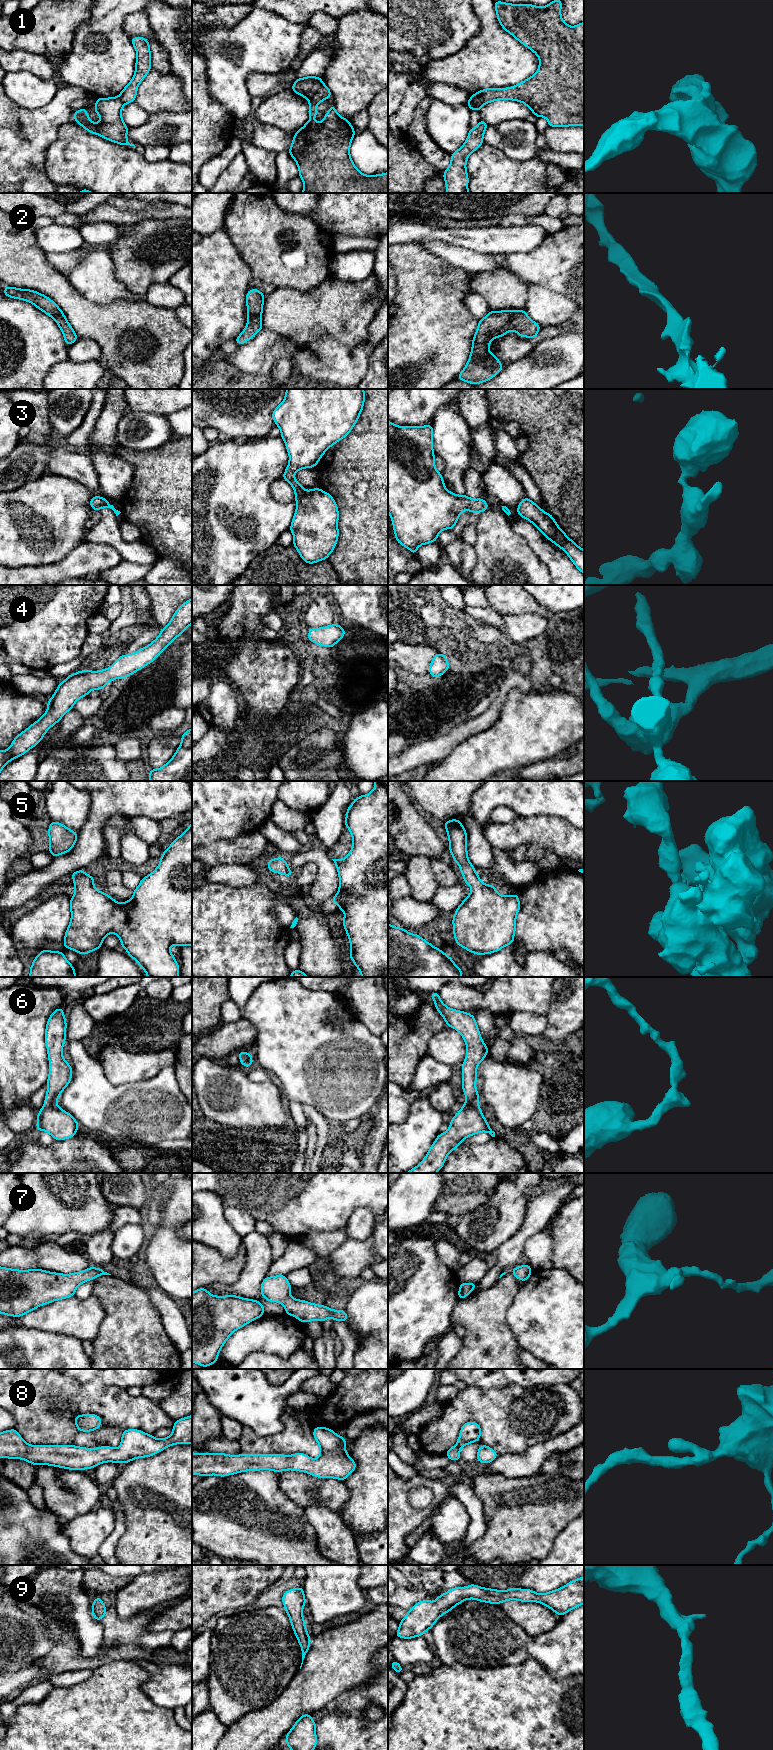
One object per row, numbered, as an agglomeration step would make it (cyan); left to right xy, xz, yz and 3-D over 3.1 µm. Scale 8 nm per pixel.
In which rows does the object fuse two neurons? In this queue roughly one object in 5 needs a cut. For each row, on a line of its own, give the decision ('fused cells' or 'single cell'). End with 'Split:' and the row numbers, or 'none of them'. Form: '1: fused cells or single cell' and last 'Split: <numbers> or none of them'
1: fused cells
2: single cell
3: single cell
4: single cell
5: single cell
6: single cell
7: single cell
8: single cell
9: single cell
Split: 1

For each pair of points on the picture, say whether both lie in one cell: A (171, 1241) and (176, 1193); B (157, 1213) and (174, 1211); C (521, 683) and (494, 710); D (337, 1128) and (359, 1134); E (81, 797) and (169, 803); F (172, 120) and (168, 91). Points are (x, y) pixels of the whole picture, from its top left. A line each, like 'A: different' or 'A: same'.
A: different
B: same
C: same
D: same
E: different
F: different

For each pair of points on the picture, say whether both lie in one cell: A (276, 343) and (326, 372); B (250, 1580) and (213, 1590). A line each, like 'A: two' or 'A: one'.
A: one
B: one

